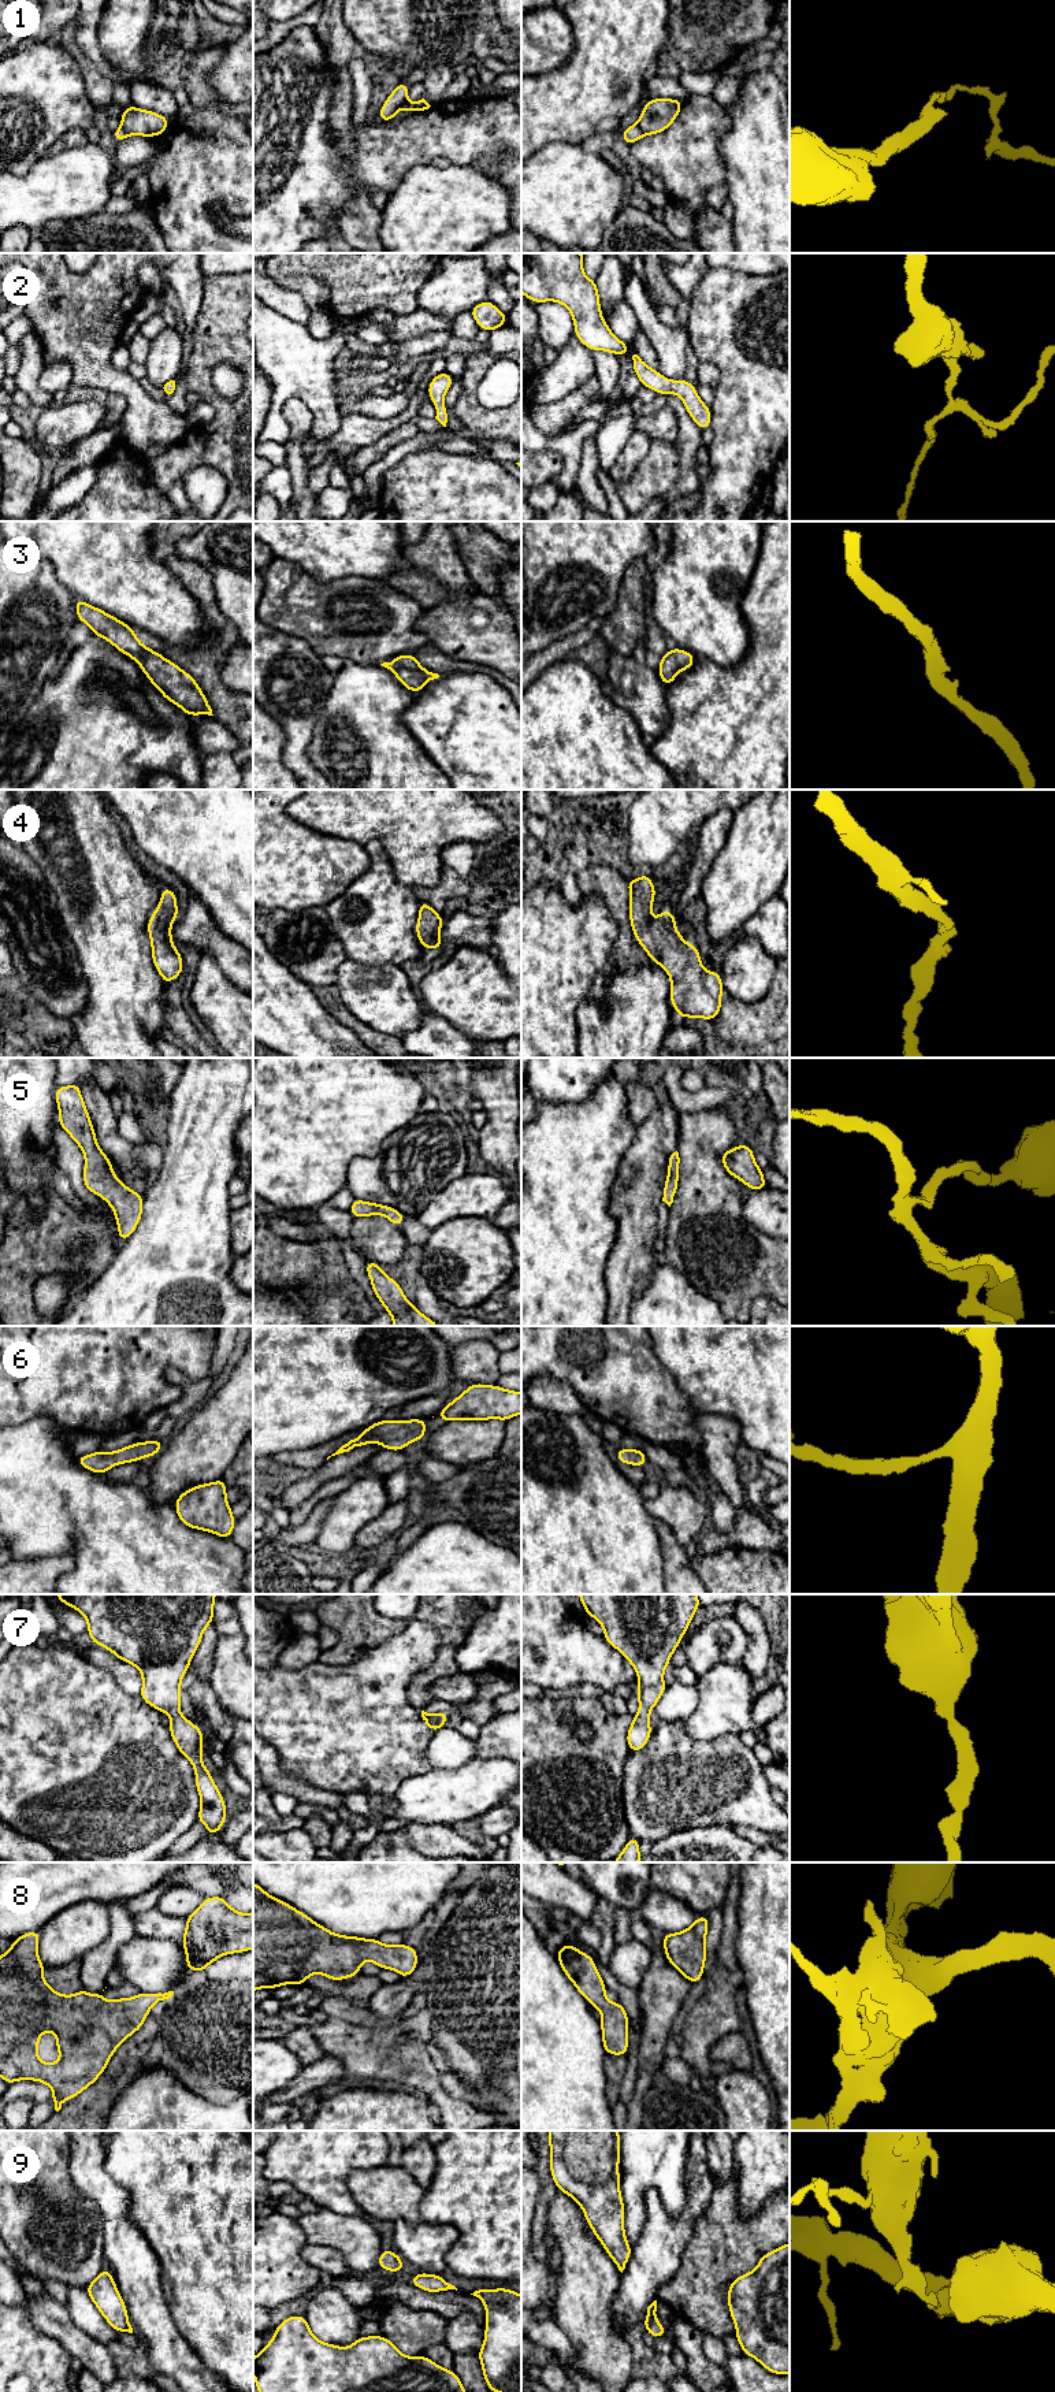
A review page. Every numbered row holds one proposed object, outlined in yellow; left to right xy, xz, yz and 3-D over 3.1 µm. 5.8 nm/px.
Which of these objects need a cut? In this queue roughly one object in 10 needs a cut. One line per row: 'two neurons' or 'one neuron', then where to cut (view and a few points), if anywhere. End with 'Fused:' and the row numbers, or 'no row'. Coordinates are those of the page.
1: two neurons; cut yz (636, 125), (646, 134)
2: one neuron; cut none
3: one neuron; cut none
4: one neuron; cut none
5: one neuron; cut none
6: one neuron; cut none
7: one neuron; cut none
8: one neuron; cut none
9: one neuron; cut none
Fused: 1

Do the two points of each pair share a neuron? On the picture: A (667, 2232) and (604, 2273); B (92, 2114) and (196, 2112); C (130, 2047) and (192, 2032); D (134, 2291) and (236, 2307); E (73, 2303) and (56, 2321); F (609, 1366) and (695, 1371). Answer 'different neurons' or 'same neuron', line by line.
A: different neurons
B: different neurons
C: different neurons
D: different neurons
E: different neurons
F: different neurons

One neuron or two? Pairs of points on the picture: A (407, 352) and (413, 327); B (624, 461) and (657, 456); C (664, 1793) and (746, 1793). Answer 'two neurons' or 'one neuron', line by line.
A: two neurons
B: two neurons
C: one neuron

